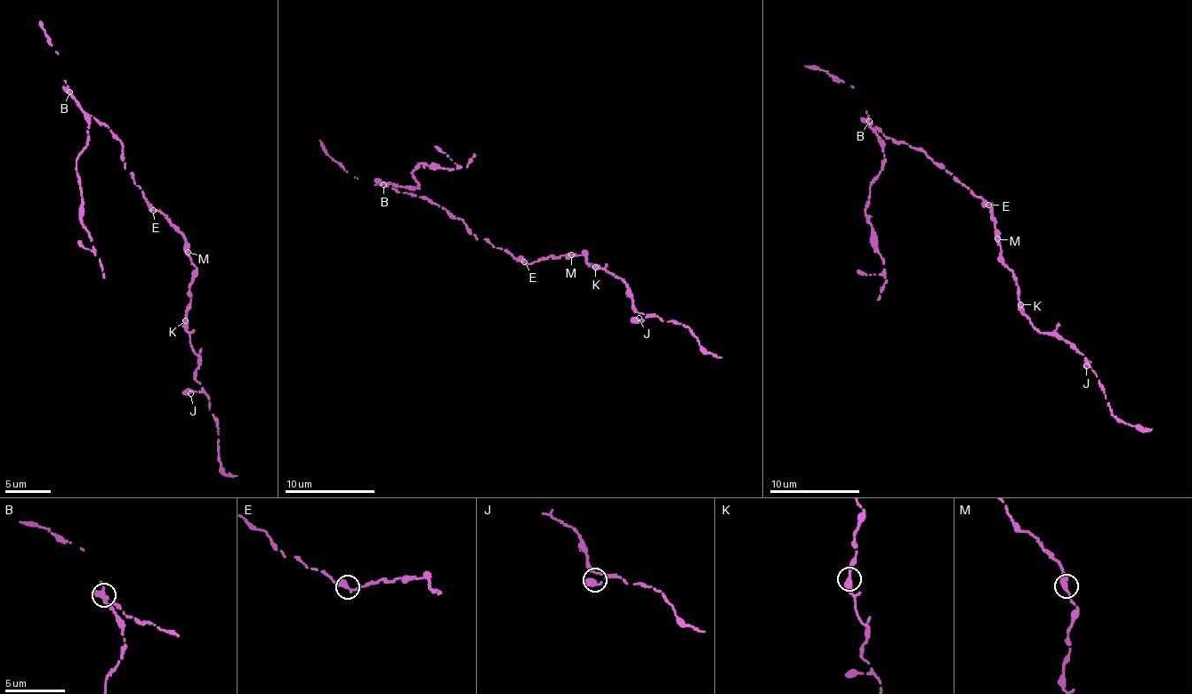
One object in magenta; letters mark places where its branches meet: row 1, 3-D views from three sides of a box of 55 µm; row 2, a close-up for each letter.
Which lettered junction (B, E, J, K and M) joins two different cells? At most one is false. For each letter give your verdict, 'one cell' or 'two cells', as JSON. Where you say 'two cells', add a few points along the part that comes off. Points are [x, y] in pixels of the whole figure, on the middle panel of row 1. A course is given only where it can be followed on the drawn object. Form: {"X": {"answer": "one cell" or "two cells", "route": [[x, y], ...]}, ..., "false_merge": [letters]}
{"B": {"answer": "two cells", "route": [[384, 185], [419, 188], [411, 172], [417, 166], [434, 162], [449, 169], [467, 166], [476, 154]]}, "E": {"answer": "one cell"}, "J": {"answer": "one cell"}, "K": {"answer": "one cell"}, "M": {"answer": "one cell"}, "false_merge": ["B"]}

